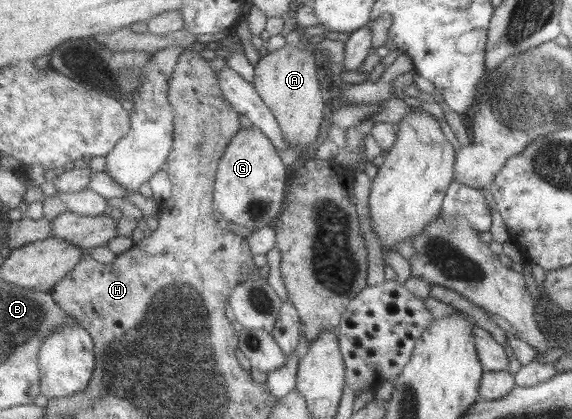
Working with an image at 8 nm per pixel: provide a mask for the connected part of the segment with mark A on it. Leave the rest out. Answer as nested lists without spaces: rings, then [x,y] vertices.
[[[307,44],[304,45],[303,48],[285,45],[281,49],[267,53],[256,64],[254,85],[262,100],[274,112],[290,147],[297,144],[311,148],[315,144],[315,136],[319,134],[323,122],[323,114],[321,114],[323,98],[317,80],[315,54]]]

